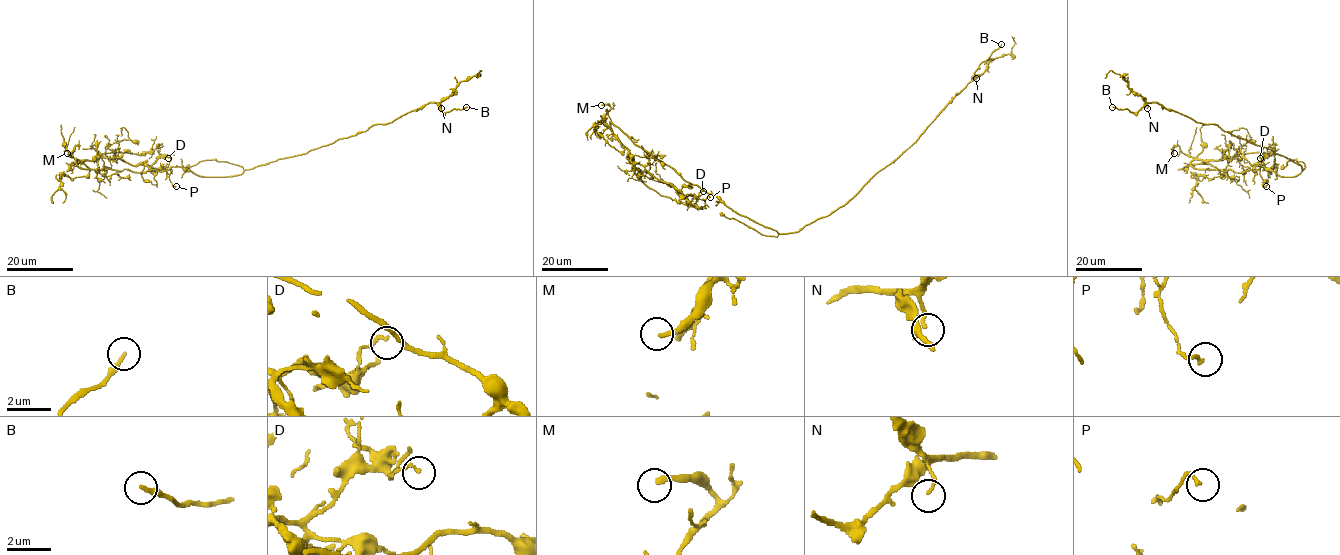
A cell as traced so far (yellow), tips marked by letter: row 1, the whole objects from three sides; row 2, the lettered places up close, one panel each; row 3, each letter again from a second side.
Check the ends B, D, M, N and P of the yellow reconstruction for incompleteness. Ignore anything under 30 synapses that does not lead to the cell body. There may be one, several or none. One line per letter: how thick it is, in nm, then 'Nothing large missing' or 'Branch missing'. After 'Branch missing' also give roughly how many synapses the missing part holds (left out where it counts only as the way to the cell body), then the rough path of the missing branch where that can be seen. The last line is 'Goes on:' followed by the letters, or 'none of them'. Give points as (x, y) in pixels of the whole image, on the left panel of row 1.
B: Thickness 240 nm. Nothing large missing
D: Thickness 130 nm. Nothing large missing
M: Thickness 200 nm. Branch missing. Course of what is missing: (67, 153), (44, 158), (27, 183), (16, 190), (13, 196)
N: Thickness 120 nm. Nothing large missing
P: Thickness 130 nm. Nothing large missing
Goes on: M

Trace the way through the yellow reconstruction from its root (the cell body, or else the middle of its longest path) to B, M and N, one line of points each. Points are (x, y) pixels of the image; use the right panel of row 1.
B: (1300, 165), (1272, 149), (1225, 132), (1217, 125), (1196, 122), (1156, 102), (1145, 103), (1136, 112), (1112, 107)
M: (1300, 165), (1292, 177), (1265, 167), (1196, 169), (1195, 158), (1177, 145), (1174, 153)
N: (1300, 165), (1272, 149), (1225, 132), (1217, 125), (1196, 122), (1156, 102), (1148, 102), (1147, 108)

